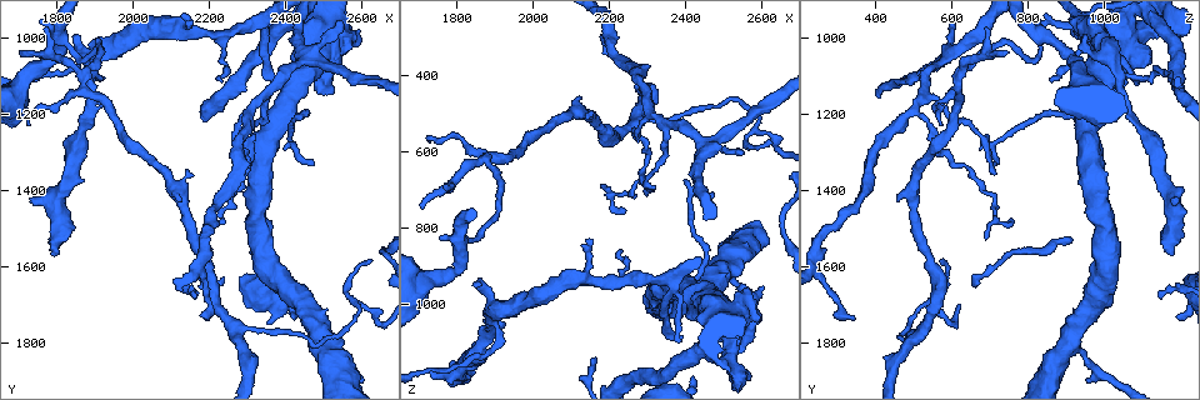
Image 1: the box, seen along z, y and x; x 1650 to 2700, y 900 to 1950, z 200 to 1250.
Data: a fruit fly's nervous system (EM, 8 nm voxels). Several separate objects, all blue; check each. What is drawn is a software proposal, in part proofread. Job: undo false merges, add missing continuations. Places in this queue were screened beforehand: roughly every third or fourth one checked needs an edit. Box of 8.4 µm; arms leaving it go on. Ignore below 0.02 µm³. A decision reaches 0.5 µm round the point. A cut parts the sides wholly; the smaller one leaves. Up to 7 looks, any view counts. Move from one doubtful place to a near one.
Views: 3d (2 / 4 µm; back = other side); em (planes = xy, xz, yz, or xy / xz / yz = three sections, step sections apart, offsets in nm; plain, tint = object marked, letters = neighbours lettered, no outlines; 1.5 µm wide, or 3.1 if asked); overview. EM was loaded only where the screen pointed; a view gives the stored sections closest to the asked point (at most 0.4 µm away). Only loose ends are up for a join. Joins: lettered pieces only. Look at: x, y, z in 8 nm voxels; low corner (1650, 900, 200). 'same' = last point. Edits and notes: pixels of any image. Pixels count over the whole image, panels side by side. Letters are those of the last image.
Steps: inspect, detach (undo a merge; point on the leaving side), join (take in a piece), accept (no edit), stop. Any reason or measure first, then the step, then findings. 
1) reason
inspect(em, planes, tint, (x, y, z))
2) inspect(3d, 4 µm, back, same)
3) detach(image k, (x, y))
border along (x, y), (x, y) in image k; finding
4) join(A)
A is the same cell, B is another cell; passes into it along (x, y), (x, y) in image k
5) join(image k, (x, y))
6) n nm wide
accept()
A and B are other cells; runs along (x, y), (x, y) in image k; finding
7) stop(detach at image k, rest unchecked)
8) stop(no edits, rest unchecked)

inspect(em, planes, tint, (1785, 1565, 1185))

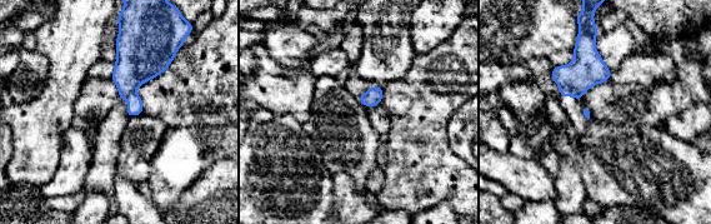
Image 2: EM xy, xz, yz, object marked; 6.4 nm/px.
see the neighbours
inspect(em, planes, letters, same)

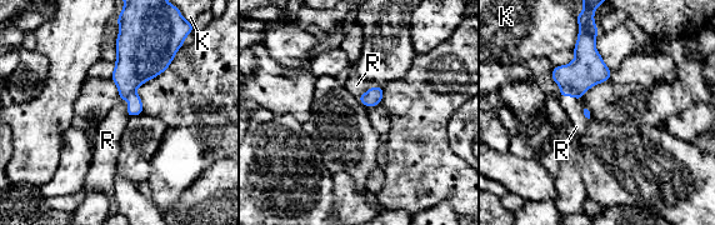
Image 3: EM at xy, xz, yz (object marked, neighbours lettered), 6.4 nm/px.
join(image 3, (108, 138))
R is the same cell, K is another cell; passes into it along (133, 66), (129, 105), (108, 138) in image 3; the neuron continues

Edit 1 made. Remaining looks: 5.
inspect(overview)

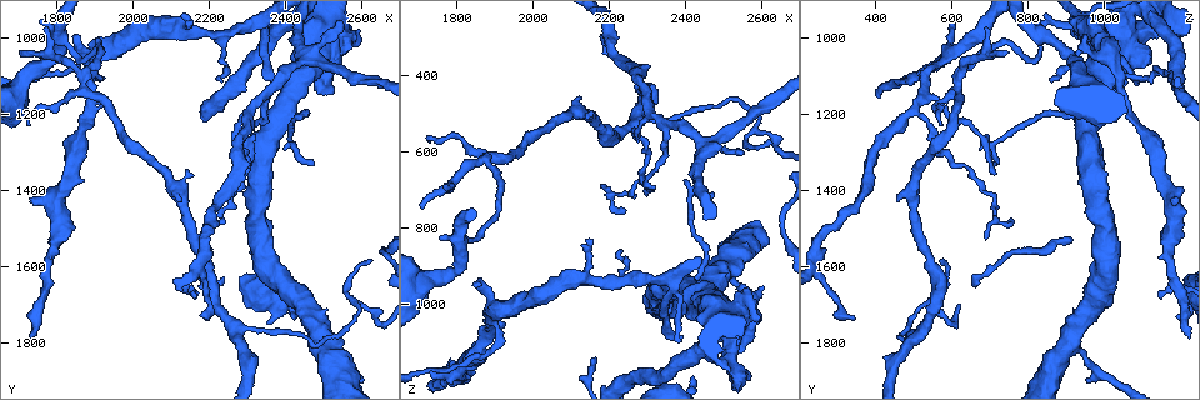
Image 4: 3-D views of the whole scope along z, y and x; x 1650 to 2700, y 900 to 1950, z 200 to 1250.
free end
inspect(em, planes, letters, (2555, 1035, 965))

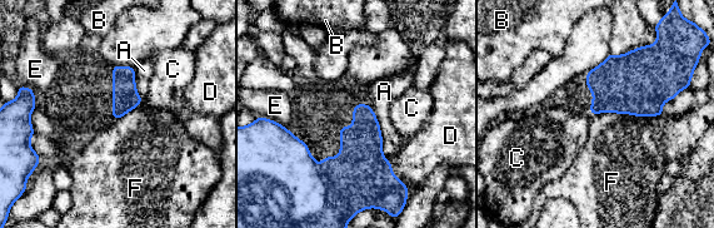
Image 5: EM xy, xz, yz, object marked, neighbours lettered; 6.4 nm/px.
accept()
A, B, C, D, E and F are other cells; border along (663, 114), (594, 115) in image 5; no lettered piece goes on from it

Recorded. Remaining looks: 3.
stop(join at image 3, rest unchecked)

